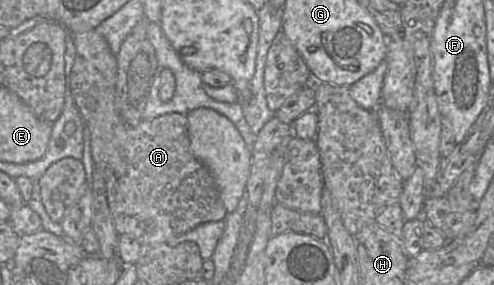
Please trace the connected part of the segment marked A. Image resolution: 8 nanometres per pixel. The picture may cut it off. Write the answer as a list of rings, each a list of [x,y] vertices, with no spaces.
[[[95,29],[87,32],[72,34],[76,47],[76,58],[72,67],[70,76],[71,92],[75,104],[87,126],[90,135],[90,149],[95,169],[101,171],[105,178],[108,206],[112,214],[116,231],[119,235],[128,234],[134,237],[142,246],[155,243],[166,243],[171,237],[186,233],[198,225],[225,219],[228,212],[220,197],[218,186],[208,168],[192,153],[190,149],[190,140],[188,132],[188,120],[185,114],[169,113],[158,116],[152,120],[142,120],[137,126],[129,127],[121,119],[115,106],[116,78],[117,78],[117,58],[107,43],[106,39]]]

